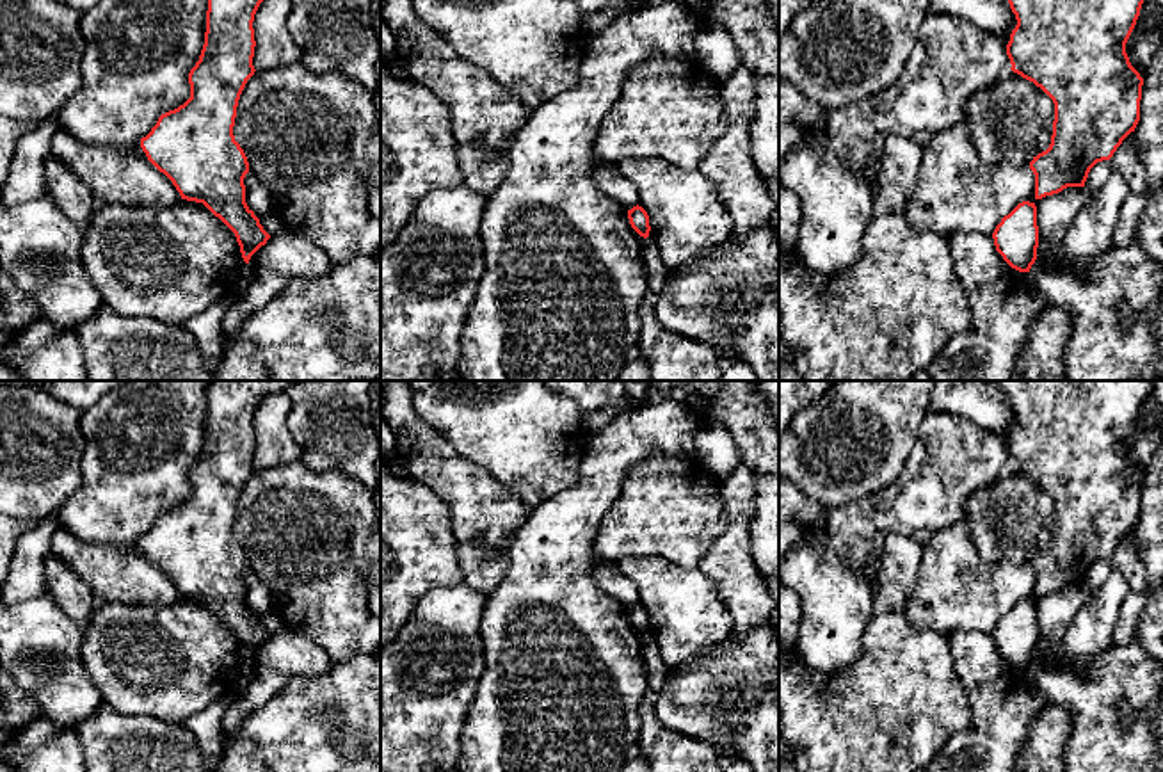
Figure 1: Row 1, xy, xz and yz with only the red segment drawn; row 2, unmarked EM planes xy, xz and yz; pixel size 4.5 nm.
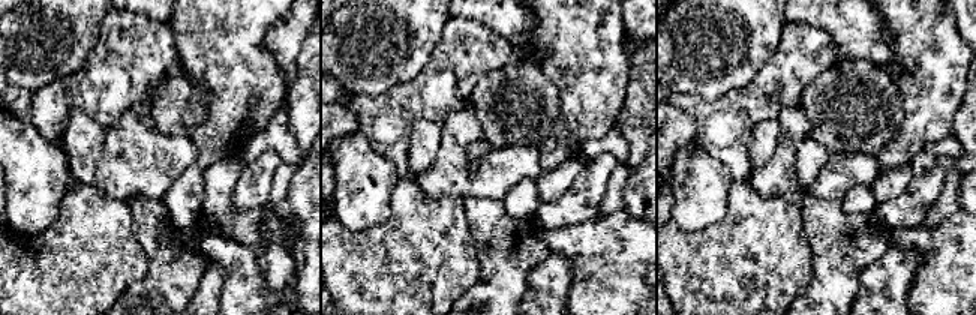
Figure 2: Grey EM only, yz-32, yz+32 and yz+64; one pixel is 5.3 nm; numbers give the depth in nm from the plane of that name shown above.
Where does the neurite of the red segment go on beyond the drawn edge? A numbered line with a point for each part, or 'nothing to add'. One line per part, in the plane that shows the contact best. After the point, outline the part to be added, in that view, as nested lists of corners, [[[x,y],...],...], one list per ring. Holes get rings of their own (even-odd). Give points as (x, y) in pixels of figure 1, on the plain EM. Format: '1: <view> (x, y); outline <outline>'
nothing to add

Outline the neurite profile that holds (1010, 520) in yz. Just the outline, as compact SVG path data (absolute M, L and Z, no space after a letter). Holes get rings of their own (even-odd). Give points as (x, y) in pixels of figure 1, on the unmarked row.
M1012 468L966 500L967 532L985 564L1028 564L1051 543L1055 502Z

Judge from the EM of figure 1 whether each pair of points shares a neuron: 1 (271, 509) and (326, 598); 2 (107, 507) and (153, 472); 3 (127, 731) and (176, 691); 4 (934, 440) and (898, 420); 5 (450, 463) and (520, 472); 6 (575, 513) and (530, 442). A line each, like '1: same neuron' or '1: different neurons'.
1: same neuron
2: same neuron
3: different neurons
4: different neurons
5: different neurons
6: different neurons

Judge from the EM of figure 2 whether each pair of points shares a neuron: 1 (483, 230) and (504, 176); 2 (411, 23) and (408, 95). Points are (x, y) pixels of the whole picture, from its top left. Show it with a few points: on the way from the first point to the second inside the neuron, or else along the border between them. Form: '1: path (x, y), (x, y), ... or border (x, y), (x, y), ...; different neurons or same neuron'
1: border (465, 197), (489, 197), (501, 201); different neurons
2: border (425, 69), (414, 78), (390, 87), (377, 98); different neurons

